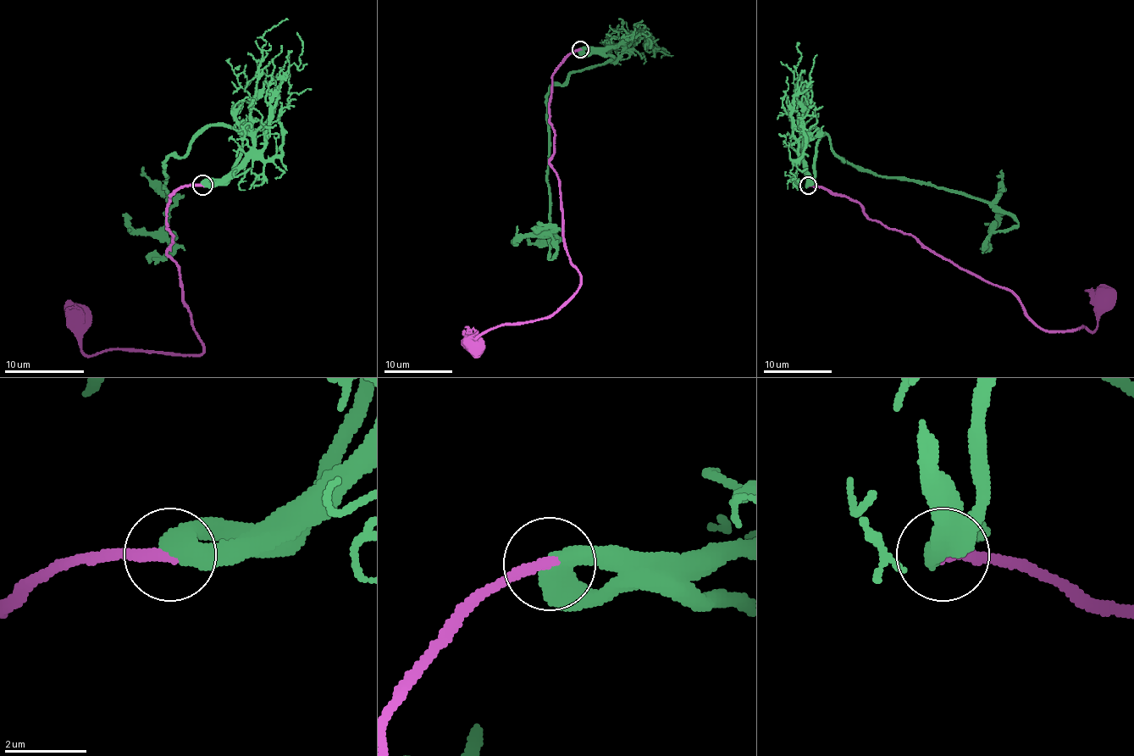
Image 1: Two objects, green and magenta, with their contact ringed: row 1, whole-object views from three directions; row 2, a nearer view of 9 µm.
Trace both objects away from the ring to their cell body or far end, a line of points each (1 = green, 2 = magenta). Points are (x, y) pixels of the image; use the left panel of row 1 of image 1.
1: (202, 184), (232, 170), (242, 138), (232, 128), (208, 126), (164, 162), (174, 235), (138, 232), (122, 214)
2: (202, 184), (186, 184), (166, 208), (166, 252), (178, 266), (202, 352), (85, 355), (76, 319)

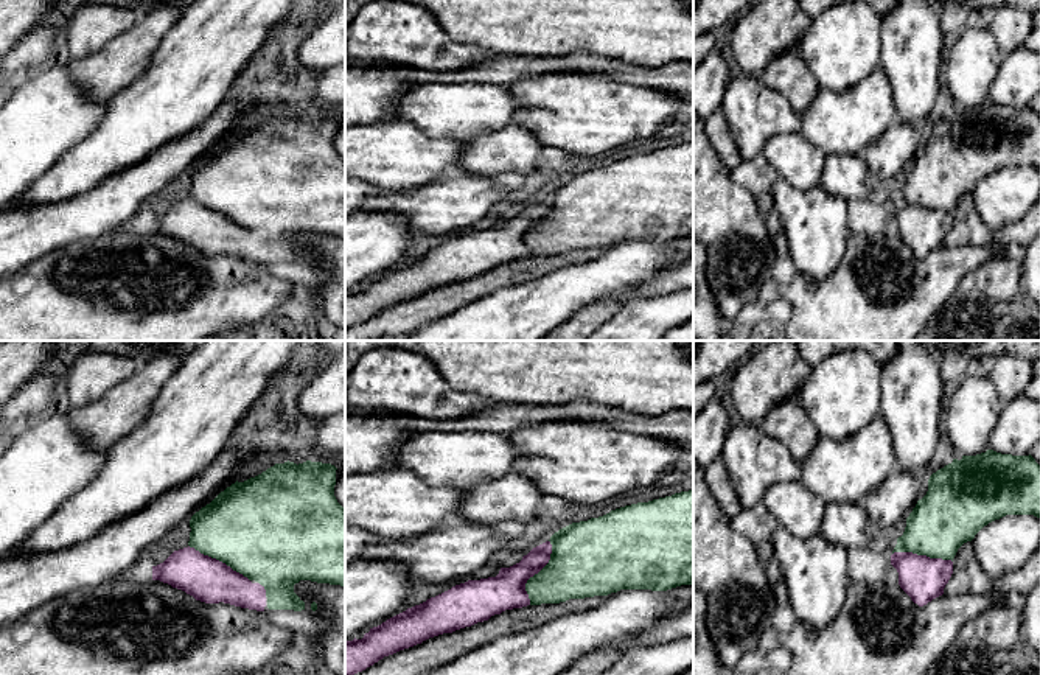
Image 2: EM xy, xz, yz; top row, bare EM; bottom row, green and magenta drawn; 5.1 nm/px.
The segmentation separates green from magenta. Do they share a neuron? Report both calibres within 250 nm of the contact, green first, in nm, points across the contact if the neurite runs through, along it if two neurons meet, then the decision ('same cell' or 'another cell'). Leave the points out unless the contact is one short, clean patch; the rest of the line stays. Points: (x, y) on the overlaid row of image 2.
360/190 nm | same cell

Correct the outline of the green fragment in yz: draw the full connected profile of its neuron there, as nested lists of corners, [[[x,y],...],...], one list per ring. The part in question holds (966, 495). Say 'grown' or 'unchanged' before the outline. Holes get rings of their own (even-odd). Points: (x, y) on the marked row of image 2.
grown; [[[993,449],[976,456],[962,456],[933,473],[927,495],[917,501],[906,518],[906,527],[891,555],[899,572],[900,588],[919,607],[944,594],[953,574],[958,549],[975,538],[989,523],[1006,515],[1034,515],[1040,518],[1040,465],[1029,456],[1001,454]]]

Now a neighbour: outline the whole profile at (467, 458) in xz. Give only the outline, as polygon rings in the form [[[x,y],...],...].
[[[421,431],[395,451],[395,468],[409,470],[429,485],[471,488],[511,473],[518,457],[507,432]]]

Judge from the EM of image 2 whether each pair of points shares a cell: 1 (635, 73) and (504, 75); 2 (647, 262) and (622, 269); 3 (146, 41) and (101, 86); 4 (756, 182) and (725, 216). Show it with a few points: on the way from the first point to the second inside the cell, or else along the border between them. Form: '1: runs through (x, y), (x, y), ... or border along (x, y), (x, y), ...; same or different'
1: runs through (602, 67), (593, 64), (537, 66); same
2: runs through (641, 262), (628, 263); same
3: runs through (136, 52), (112, 75); same
4: border along (729, 171), (731, 178), (756, 198); different

